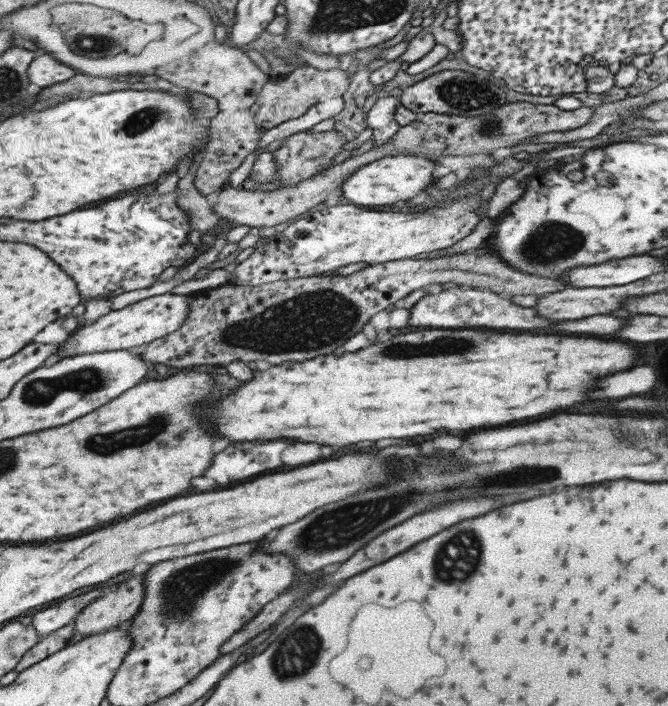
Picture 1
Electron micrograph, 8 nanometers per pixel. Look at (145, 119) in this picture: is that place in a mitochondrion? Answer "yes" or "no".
yes

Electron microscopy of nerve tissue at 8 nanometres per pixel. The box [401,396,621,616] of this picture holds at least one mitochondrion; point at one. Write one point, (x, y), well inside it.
(469, 552)

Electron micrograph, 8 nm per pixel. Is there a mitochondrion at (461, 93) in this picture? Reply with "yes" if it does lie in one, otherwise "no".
yes

